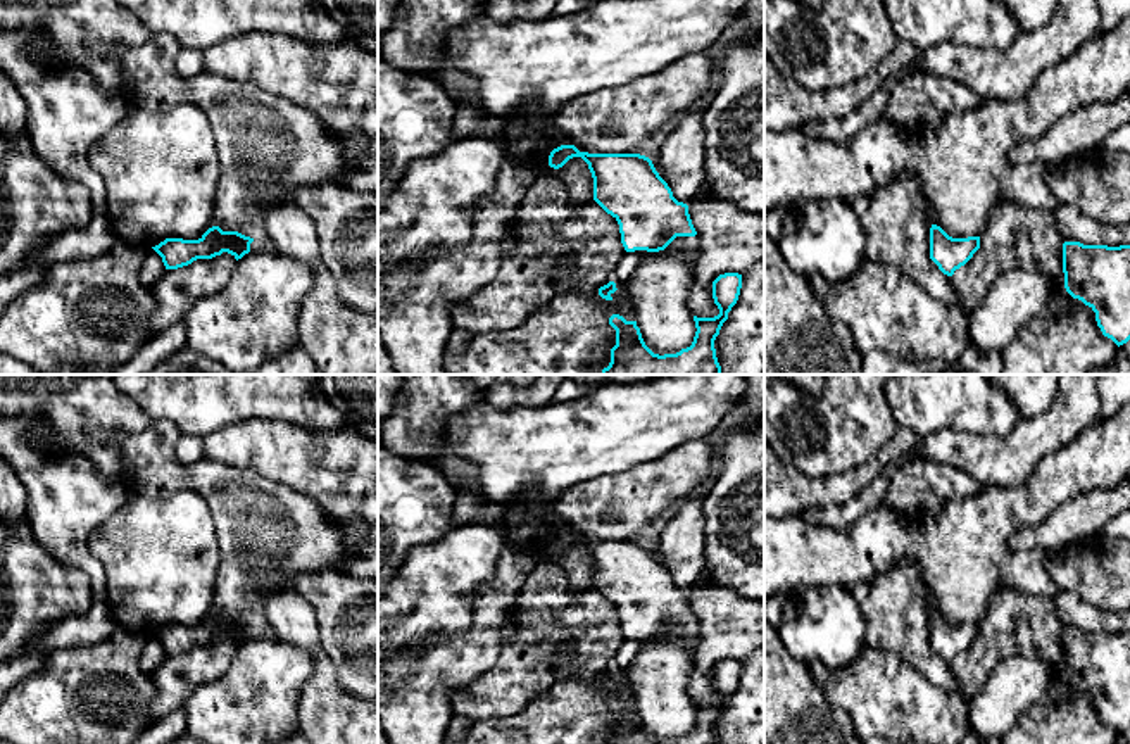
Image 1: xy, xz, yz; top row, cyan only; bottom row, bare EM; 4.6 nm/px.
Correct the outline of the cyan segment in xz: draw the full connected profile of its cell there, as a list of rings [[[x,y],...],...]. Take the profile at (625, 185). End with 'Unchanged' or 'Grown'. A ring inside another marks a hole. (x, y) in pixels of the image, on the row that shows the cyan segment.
[[[561,145],[549,155],[549,166],[562,167],[569,159],[581,157],[593,178],[593,200],[611,214],[621,233],[626,252],[638,257],[664,250],[673,240],[681,247],[683,259],[694,269],[699,257],[699,235],[692,224],[688,205],[673,197],[668,183],[659,176],[652,161],[640,154],[588,154],[574,145]]]. Grown

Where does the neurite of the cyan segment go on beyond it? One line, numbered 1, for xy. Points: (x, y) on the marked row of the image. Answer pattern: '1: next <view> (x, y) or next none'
1: next none

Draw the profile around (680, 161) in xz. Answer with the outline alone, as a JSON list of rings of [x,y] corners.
[[[702,97],[688,114],[676,121],[662,147],[650,157],[659,176],[678,202],[690,204],[704,183],[702,116],[711,97]]]

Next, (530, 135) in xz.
[[[537,100],[518,105],[505,117],[504,154],[524,162],[540,174],[562,181],[568,200],[585,205],[593,200],[593,178],[581,157],[569,159],[562,167],[549,166],[549,155],[561,145],[573,145],[554,126],[554,114],[545,112]]]

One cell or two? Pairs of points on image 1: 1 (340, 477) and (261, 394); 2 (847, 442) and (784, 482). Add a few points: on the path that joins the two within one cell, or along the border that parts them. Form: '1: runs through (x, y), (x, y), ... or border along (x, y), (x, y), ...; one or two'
1: border along (245, 422), (287, 420), (326, 432); two
2: border along (782, 460), (813, 477), (839, 475), (842, 472); two

